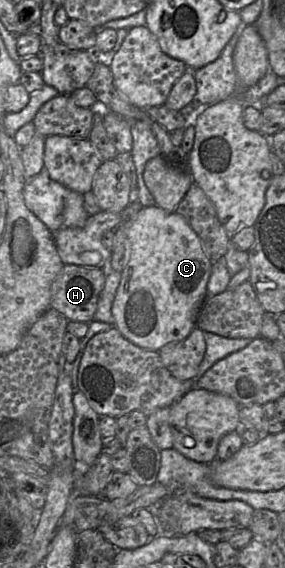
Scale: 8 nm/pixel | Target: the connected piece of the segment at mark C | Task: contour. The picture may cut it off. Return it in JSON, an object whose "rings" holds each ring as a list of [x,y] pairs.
{"rings":[[[157,205],[142,207],[129,222],[128,240],[129,260],[121,271],[121,280],[112,305],[114,326],[135,345],[158,351],[168,343],[183,340],[196,326],[198,313],[207,298],[213,261],[184,217]]]}

